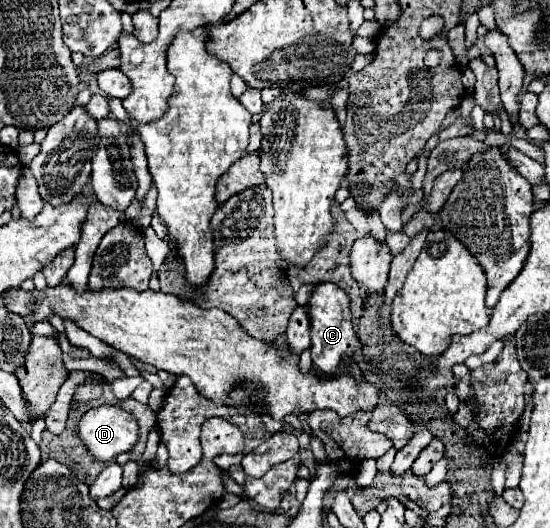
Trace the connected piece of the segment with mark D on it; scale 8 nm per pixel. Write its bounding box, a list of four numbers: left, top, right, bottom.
[78,404,138,462]

